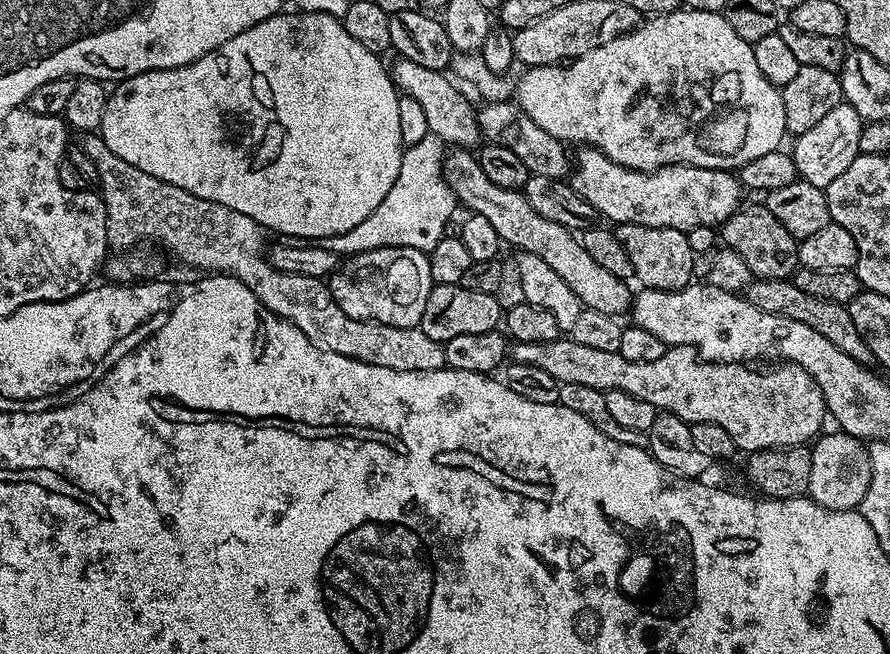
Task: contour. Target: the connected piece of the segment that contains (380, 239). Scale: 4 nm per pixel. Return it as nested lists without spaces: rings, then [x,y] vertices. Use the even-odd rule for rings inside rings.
[[[429,134],[426,138],[422,138],[422,142],[414,142],[405,147],[398,178],[394,182],[394,186],[390,186],[390,194],[386,194],[386,198],[382,198],[378,210],[374,210],[374,214],[370,214],[370,218],[358,222],[358,226],[354,226],[354,230],[346,230],[346,234],[318,238],[314,241],[314,245],[321,250],[334,250],[334,254],[338,258],[347,258],[355,256],[358,252],[379,248],[413,248],[419,252],[429,253],[434,246],[438,246],[447,220],[452,218],[456,212],[455,208],[458,208],[458,201],[455,194],[448,189],[446,179],[446,145],[437,136]]]

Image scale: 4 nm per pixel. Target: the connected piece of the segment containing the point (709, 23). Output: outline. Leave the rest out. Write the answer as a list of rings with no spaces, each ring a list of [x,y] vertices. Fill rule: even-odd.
[[[719,12],[656,14],[631,32],[575,57],[567,66],[547,64],[523,74],[514,84],[515,103],[546,134],[569,145],[594,147],[616,164],[639,172],[671,164],[739,170],[746,162],[777,151],[786,137],[783,91],[762,75],[752,45],[738,38]]]

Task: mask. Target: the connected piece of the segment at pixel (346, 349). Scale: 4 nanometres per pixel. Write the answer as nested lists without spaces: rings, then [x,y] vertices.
[[[99,134],[83,137],[84,152],[94,162],[97,170],[98,194],[106,206],[106,238],[112,250],[132,250],[143,240],[157,240],[169,248],[178,259],[192,268],[201,268],[204,274],[219,274],[238,278],[251,290],[275,316],[298,326],[314,346],[366,362],[370,366],[386,366],[386,370],[438,370],[445,367],[444,346],[434,338],[422,334],[417,326],[399,328],[386,326],[373,320],[350,318],[342,306],[334,302],[327,283],[318,278],[302,278],[302,274],[286,274],[268,261],[265,229],[254,218],[230,210],[230,206],[218,206],[206,198],[170,186],[130,166],[130,162],[118,158]]]

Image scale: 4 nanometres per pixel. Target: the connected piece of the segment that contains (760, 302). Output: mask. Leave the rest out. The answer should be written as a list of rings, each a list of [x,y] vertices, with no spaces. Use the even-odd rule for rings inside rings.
[[[753,279],[746,289],[746,298],[754,306],[758,306],[758,310],[762,310],[766,314],[794,318],[794,322],[802,322],[805,326],[810,326],[810,330],[818,330],[818,334],[822,334],[822,338],[826,338],[834,346],[838,346],[838,350],[842,350],[842,354],[850,354],[850,358],[854,358],[858,363],[865,366],[873,363],[870,350],[866,346],[866,342],[862,342],[858,330],[854,330],[854,322],[845,305],[814,298],[814,294],[806,294],[804,291],[798,290],[798,286],[794,286],[791,279]]]

